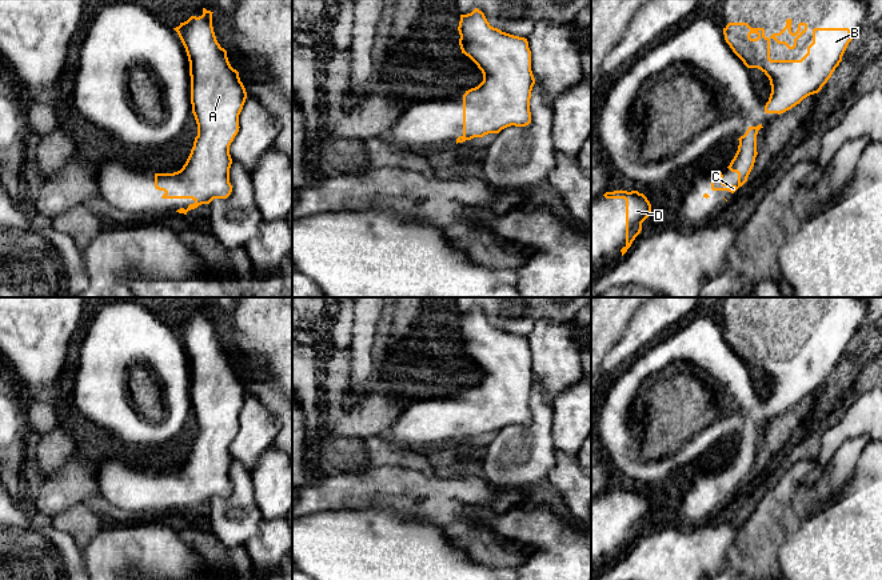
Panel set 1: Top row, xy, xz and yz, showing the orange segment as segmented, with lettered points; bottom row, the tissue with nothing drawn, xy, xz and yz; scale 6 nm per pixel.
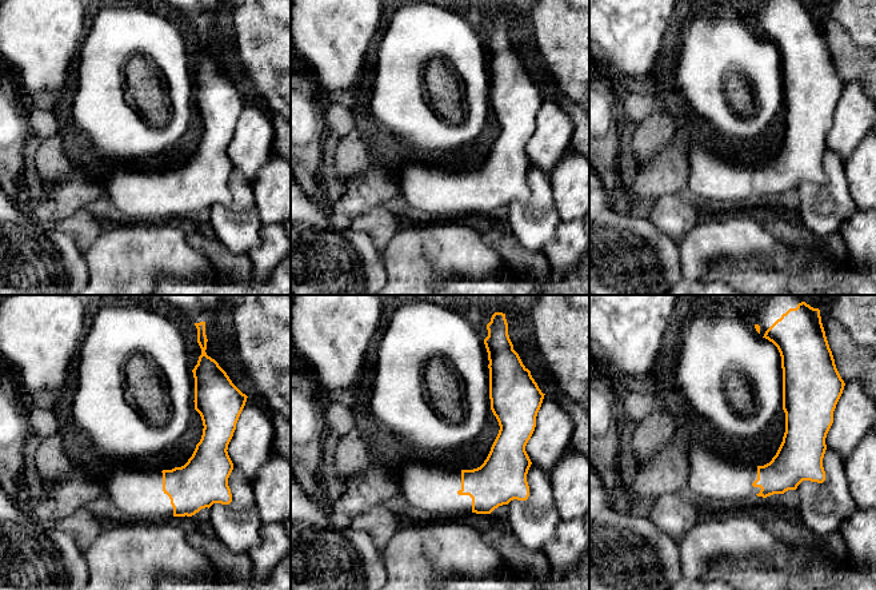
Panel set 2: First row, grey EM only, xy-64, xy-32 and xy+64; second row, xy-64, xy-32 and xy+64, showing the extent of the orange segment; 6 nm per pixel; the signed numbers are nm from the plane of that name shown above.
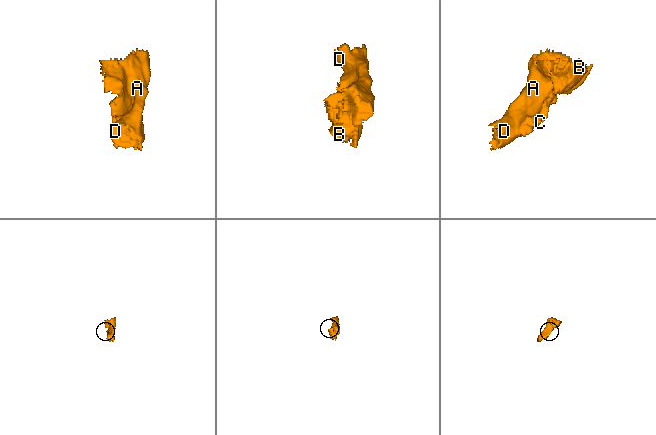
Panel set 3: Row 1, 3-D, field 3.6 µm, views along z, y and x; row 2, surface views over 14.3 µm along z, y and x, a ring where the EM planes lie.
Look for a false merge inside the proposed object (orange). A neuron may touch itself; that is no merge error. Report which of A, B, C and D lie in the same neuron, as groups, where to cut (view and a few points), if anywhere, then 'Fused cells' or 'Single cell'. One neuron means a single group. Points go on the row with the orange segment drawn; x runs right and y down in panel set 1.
Groups: A B C D. No split. Single cell

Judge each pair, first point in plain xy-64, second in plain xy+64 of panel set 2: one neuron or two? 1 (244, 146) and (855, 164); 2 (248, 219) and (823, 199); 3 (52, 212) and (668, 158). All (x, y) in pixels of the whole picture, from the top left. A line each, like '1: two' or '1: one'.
1: two
2: one
3: one

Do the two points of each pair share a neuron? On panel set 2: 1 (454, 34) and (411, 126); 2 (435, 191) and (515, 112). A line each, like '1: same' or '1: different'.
1: same
2: same

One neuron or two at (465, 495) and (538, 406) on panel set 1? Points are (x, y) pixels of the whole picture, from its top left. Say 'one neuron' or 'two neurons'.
two neurons

